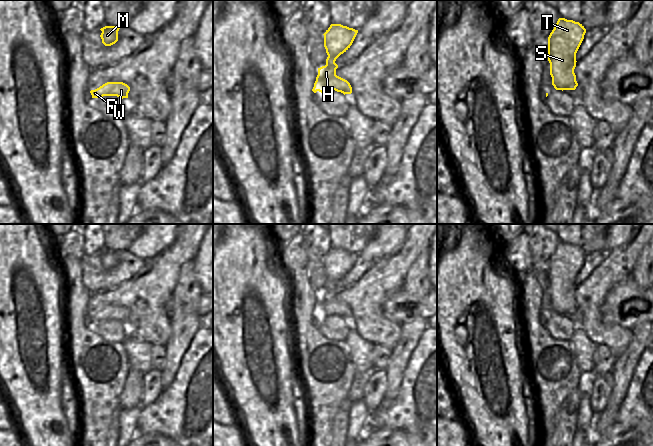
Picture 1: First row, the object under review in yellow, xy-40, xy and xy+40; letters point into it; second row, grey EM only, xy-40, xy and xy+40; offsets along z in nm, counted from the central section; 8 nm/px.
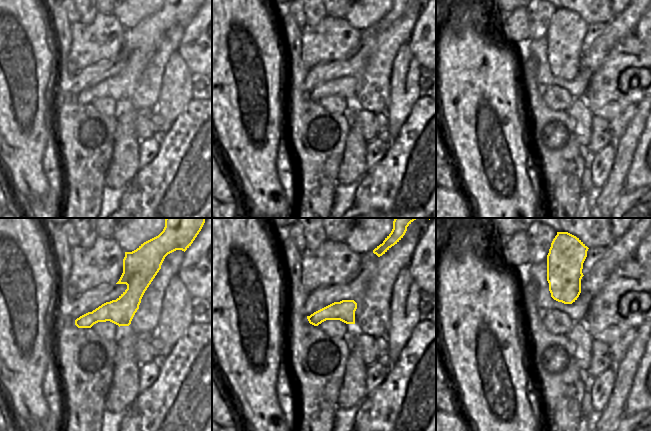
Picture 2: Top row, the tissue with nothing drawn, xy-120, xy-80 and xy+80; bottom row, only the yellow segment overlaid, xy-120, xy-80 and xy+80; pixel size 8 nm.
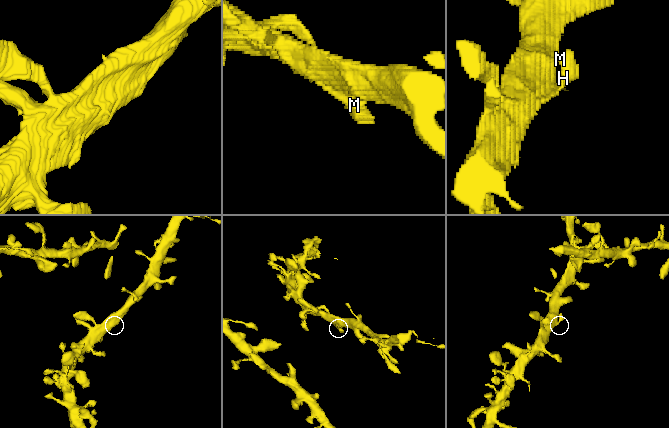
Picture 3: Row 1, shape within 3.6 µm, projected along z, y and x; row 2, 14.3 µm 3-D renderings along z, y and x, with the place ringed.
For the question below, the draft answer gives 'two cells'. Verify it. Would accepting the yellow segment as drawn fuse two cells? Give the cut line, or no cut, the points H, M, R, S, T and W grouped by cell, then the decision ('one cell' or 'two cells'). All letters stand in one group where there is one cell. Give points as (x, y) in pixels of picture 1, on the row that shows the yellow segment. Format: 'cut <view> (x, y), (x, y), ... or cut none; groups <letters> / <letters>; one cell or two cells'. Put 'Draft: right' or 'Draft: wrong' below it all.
cut none; groups H M R S T W; one cell
Draft: wrong

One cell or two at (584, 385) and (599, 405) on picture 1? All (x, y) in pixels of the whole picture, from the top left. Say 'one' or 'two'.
two

